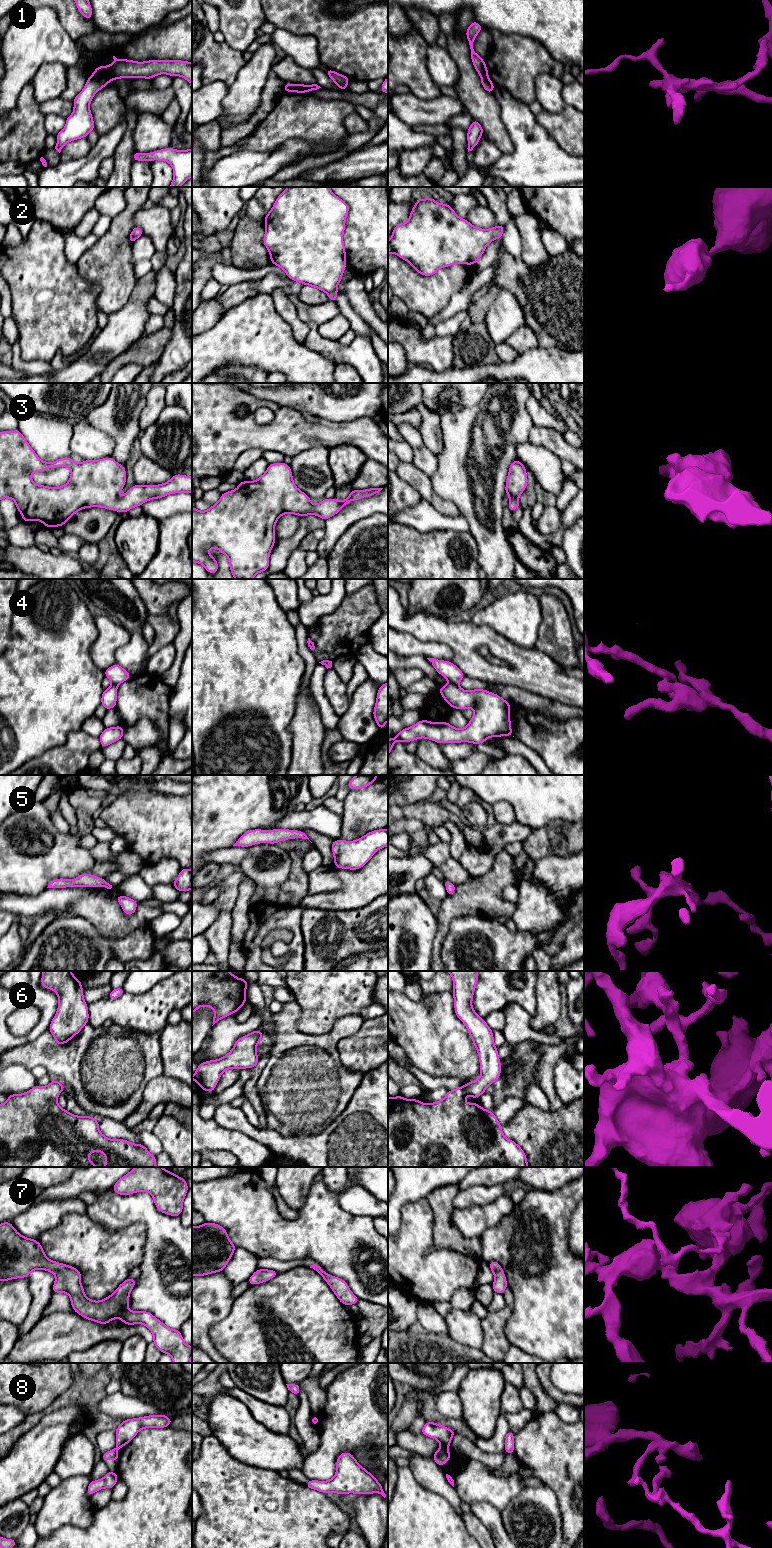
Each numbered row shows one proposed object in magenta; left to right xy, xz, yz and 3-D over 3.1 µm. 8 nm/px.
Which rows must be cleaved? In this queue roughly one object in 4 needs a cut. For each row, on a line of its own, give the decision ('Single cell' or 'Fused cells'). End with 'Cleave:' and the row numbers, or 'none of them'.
1: Fused cells
2: Single cell
3: Single cell
4: Fused cells
5: Single cell
6: Single cell
7: Single cell
8: Fused cells
Cleave: 1, 4, 8

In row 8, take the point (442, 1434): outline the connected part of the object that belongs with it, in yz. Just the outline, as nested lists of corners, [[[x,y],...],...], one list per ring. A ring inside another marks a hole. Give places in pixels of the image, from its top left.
[[[426,1421],[422,1428],[421,1434],[436,1439],[442,1447],[449,1447],[452,1437],[457,1433],[446,1426]]]

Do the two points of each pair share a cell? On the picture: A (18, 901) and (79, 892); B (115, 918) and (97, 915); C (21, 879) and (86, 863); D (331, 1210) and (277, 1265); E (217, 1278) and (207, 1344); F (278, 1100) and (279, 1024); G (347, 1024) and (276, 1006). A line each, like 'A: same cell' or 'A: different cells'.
A: same cell
B: same cell
C: same cell
D: different cells
E: same cell
F: same cell
G: different cells

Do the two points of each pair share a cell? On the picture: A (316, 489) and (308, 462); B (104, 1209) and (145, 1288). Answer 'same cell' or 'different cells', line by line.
A: same cell
B: same cell

